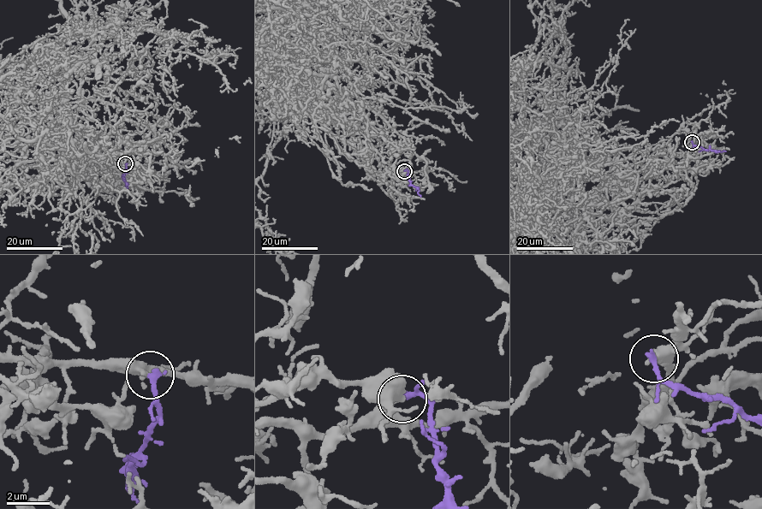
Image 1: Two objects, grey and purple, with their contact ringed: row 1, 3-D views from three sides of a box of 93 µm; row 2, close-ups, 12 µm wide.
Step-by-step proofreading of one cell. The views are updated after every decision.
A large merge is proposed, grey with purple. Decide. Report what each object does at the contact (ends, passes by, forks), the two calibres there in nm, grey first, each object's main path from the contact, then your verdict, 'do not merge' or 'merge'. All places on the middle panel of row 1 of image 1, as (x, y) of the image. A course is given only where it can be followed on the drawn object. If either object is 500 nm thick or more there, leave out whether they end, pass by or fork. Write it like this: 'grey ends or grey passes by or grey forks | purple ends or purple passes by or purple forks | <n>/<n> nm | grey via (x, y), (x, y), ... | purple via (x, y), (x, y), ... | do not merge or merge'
grey passes by | purple ends | 240/320 nm | grey via (403, 171), (365, 161), (332, 86), (290, 74), (281, 93), (294, 85) | purple via (404, 171), (407, 171), (408, 181), (418, 190), (419, 197) | merge

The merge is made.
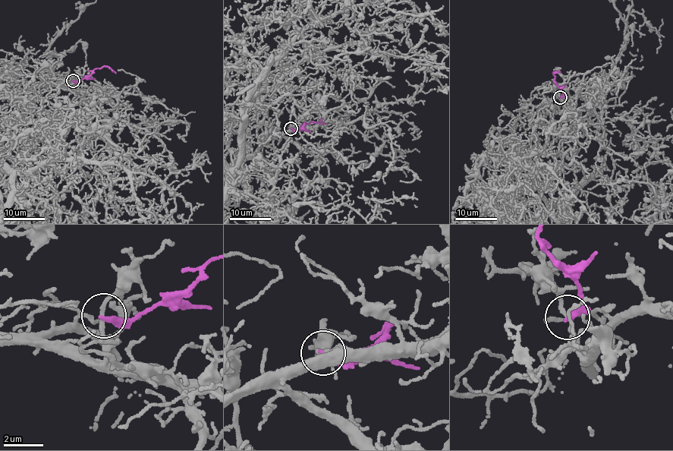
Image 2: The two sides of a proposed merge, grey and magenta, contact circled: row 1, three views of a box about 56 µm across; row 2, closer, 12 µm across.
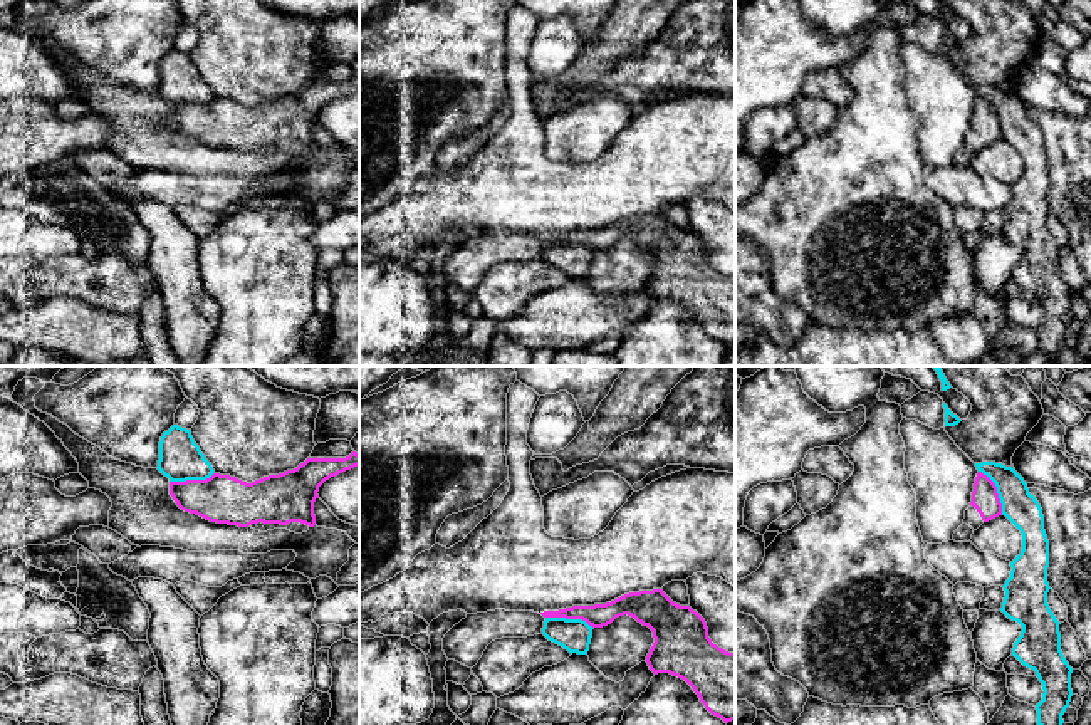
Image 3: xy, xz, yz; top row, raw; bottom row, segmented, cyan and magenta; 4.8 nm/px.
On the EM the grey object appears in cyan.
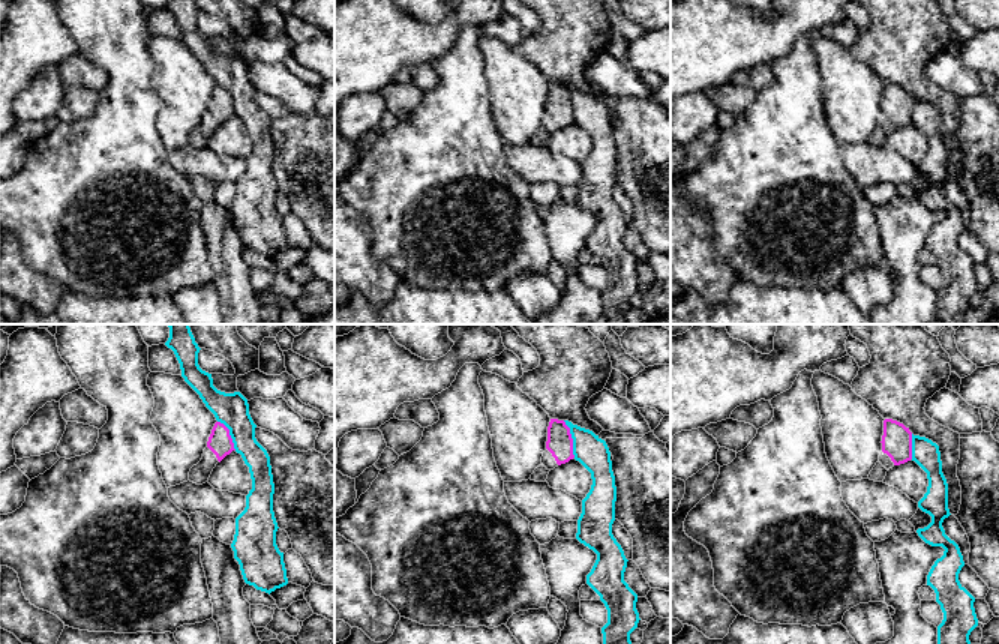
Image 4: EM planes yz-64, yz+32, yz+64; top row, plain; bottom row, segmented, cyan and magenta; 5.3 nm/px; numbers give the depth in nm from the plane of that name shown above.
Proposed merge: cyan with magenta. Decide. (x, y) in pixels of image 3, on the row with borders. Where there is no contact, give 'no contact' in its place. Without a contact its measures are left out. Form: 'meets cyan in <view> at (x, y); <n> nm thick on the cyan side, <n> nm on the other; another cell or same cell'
meets cyan in xz at (569, 620); 160 nm thick on the cyan side, 110 nm on the other; another cell

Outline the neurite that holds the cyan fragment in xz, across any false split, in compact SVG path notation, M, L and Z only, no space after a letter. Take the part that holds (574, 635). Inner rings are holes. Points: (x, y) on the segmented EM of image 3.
M546 618L542 634L571 655L587 655L592 629L594 628L582 619Z

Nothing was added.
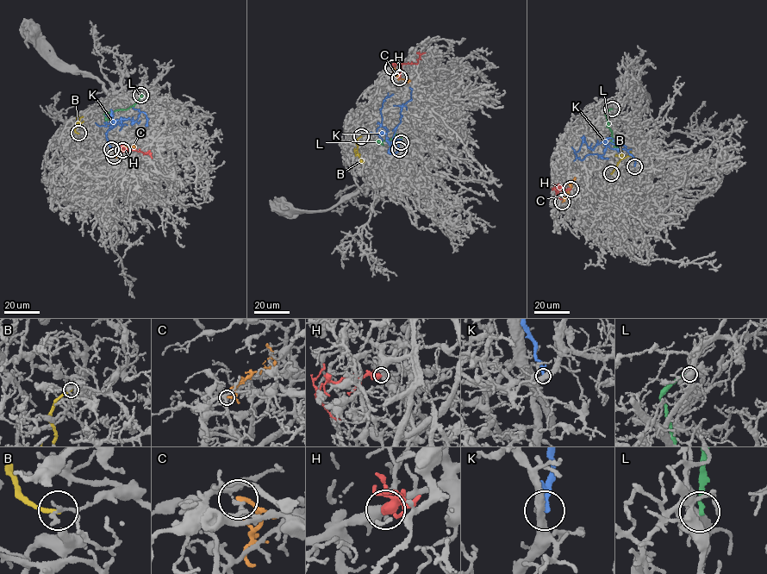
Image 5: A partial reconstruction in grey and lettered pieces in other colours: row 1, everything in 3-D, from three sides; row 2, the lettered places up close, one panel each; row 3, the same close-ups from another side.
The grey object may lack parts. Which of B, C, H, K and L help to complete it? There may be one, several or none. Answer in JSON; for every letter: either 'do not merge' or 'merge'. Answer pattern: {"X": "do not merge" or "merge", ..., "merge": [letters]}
{"B": "do not merge", "C": "do not merge", "H": "do not merge", "K": "do not merge", "L": "do not merge", "merge": []}

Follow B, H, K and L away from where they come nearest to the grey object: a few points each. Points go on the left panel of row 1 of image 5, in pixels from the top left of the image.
B: (78, 133), (75, 129), (77, 123), (84, 121)
H: (122, 150), (148, 152), (152, 158)
K: (111, 149), (107, 131), (125, 120), (128, 119), (132, 123), (142, 112), (147, 119), (146, 126), (148, 119)
L: (140, 95), (131, 106), (107, 113), (105, 118), (109, 120)

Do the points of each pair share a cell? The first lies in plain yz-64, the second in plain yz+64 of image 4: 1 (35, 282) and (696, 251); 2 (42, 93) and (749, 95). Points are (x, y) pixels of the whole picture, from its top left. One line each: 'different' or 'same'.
1: same
2: different

